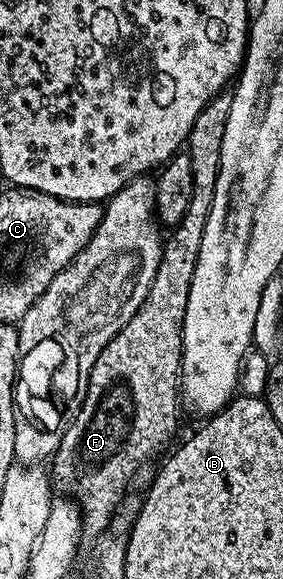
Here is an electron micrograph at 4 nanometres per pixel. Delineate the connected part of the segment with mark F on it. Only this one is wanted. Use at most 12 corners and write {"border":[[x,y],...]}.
{"border":[[233,92],[185,142],[193,195],[49,465],[99,536],[179,425],[183,320]]}

